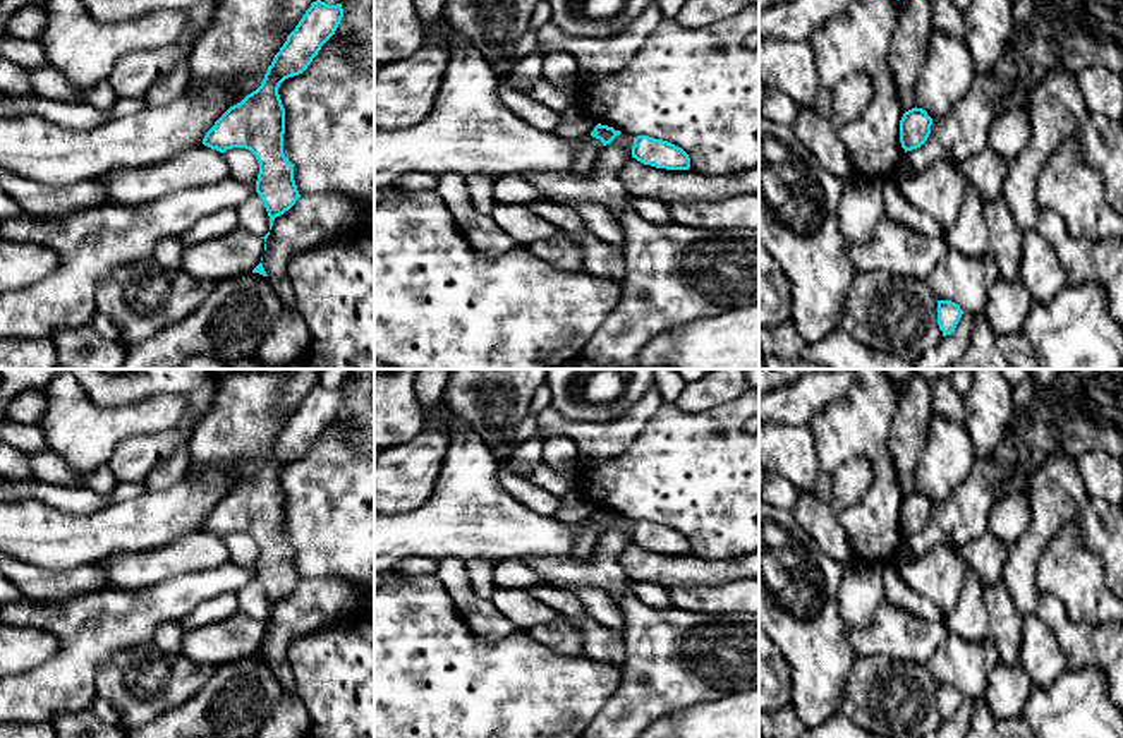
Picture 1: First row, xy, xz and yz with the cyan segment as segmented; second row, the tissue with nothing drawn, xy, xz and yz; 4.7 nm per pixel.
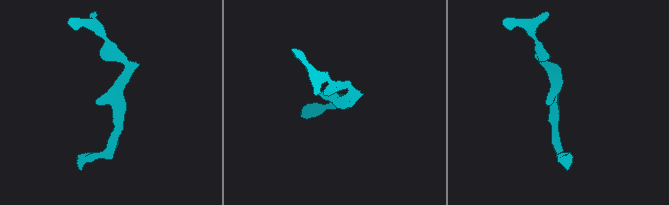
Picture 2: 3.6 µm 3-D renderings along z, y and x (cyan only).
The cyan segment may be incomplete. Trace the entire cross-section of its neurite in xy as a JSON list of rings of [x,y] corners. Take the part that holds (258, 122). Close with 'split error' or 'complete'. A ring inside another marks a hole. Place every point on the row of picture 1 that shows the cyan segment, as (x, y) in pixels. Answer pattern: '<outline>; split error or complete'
[[[313,2],[275,55],[261,86],[230,106],[203,139],[204,146],[220,153],[246,148],[256,156],[259,163],[256,192],[268,211],[270,230],[275,218],[288,211],[300,197],[294,165],[283,154],[285,108],[278,88],[285,79],[307,69],[321,46],[335,34],[342,17],[342,3]]]; complete

